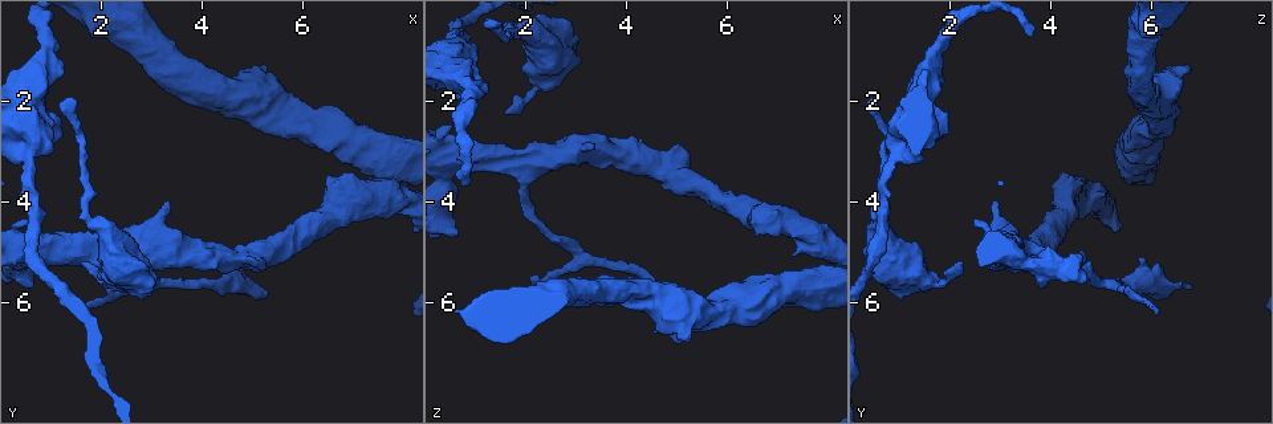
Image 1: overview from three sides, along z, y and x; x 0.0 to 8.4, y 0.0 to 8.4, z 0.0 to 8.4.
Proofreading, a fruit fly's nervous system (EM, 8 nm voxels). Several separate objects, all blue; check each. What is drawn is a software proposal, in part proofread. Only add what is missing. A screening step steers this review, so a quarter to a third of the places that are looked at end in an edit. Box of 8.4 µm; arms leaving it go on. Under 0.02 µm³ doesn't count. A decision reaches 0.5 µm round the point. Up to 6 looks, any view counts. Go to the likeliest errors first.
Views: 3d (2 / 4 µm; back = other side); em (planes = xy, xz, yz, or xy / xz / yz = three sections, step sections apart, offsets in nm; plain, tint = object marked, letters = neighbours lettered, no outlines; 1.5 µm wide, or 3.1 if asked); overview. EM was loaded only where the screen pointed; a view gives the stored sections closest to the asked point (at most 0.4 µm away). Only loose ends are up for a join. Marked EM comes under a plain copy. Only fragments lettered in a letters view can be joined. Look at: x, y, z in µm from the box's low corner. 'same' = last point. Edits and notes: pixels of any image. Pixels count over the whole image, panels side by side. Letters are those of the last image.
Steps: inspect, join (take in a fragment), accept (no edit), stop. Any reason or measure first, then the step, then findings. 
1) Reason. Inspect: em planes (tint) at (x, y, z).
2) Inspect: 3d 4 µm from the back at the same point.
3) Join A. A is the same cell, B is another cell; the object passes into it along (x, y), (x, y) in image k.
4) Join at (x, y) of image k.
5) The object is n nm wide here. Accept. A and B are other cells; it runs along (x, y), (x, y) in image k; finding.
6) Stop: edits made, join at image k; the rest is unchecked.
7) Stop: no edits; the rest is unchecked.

Long arm stops here. Inspect: em xz step 8 (letters) at (0.75, 0.70, 3.65).

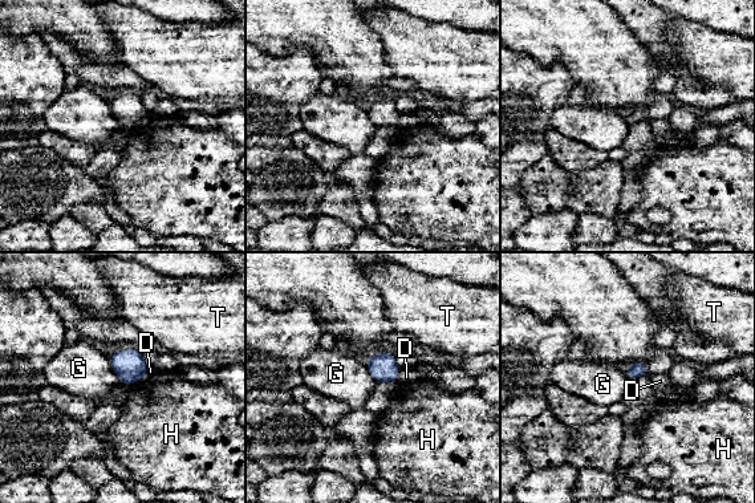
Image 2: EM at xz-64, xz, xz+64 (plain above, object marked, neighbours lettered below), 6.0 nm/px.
Another direction. Inspect: em planes (letters) at the same point.

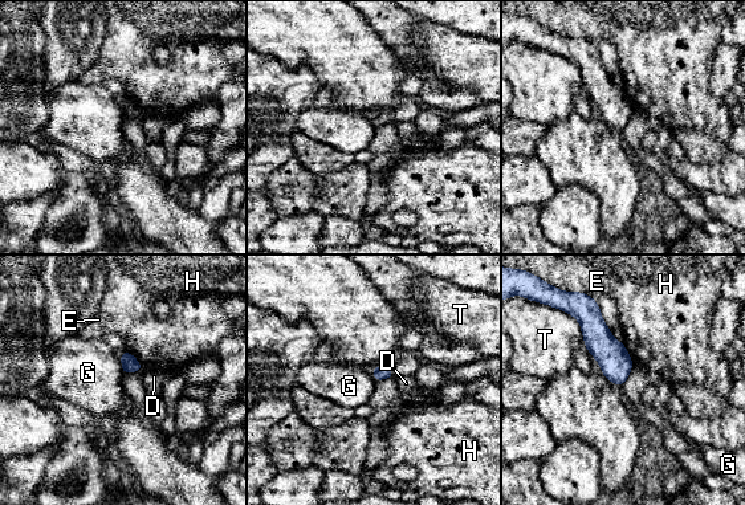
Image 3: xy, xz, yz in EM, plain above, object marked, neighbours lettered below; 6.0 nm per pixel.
Accept. D, E, G, H and T are other cells; a border runs along (118, 354), (122, 374) in image 3; none of them fits.

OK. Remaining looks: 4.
Branch stops here. Inspect: em xz step 8 (tint) at (5.25, 1.40, 6.80).

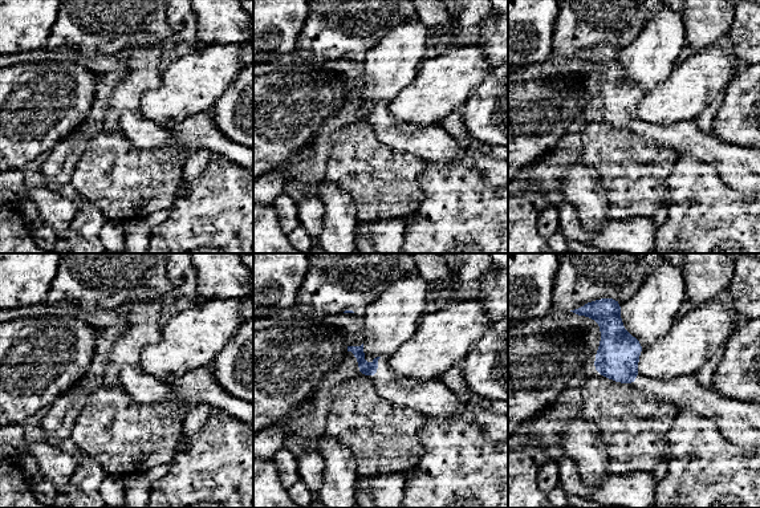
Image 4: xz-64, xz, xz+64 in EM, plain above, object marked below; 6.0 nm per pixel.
Cut it another way. Inspect: em planes (letters) at the same point.

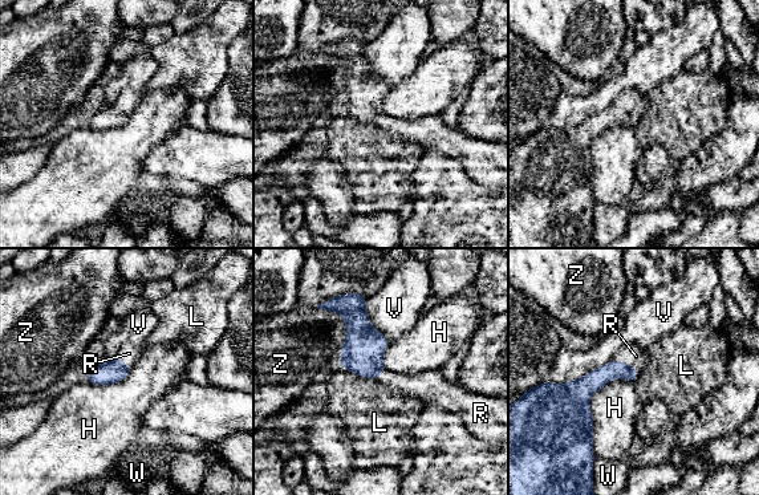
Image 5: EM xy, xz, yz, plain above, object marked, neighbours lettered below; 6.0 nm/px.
Join at (636, 356) of image 5. R is the same cell, H, L, V, W and Z are other cells; the object passes into it along (597, 378), (626, 362), (636, 356) in image 5; it goes on there.

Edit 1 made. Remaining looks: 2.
Stop: edits made, join at image 5; the rest is unchecked.

